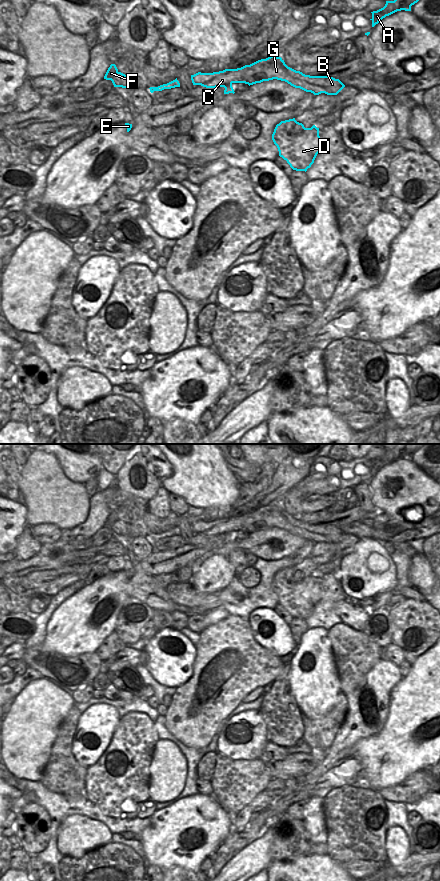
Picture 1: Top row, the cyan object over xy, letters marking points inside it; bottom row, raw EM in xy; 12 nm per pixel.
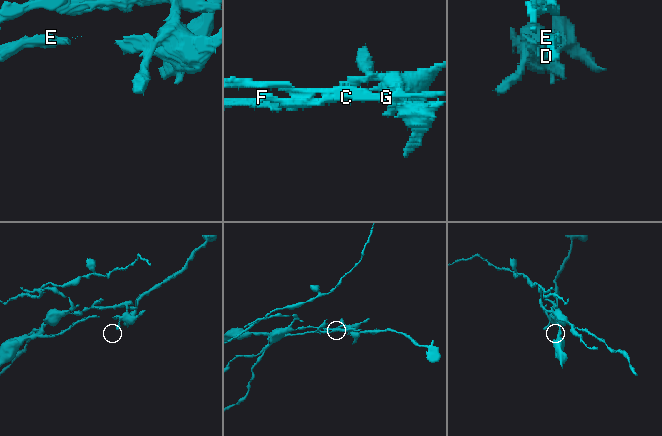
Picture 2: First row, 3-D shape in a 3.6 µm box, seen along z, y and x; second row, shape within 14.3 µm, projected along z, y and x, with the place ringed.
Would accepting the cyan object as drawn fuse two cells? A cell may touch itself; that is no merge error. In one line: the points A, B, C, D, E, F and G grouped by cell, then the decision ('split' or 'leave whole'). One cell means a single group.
A B C D F G / E; split

